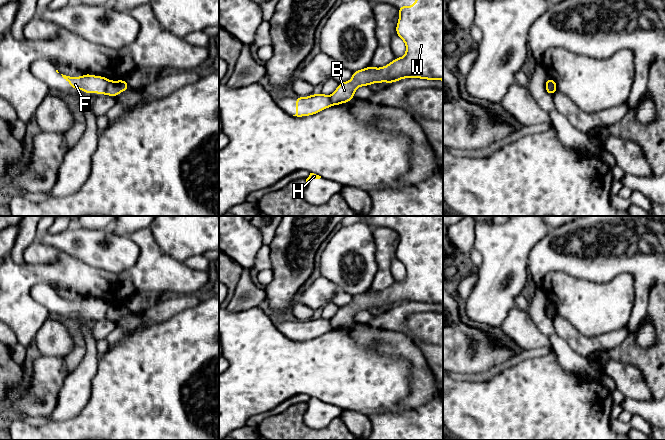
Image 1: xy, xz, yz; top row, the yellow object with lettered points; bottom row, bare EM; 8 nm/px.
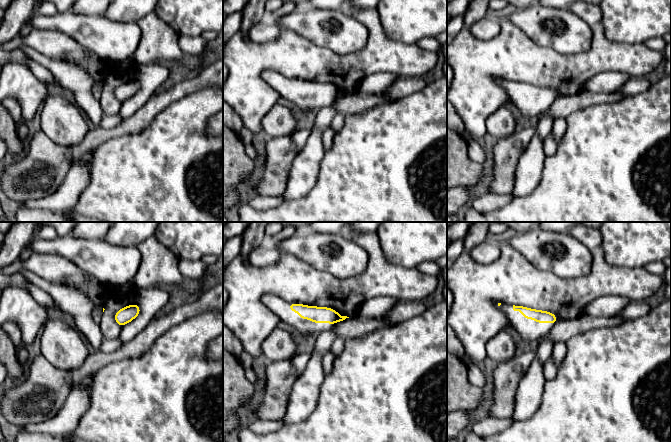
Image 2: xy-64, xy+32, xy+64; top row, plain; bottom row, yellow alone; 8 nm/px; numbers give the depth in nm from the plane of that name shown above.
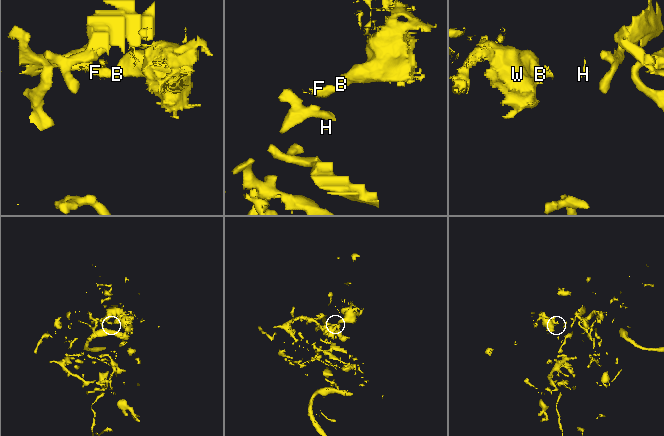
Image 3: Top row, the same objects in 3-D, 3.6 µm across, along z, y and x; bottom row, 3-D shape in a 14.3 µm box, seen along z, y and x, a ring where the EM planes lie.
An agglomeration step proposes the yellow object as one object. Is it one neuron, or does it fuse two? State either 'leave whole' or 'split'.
split

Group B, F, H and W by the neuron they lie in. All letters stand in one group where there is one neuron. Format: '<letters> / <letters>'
B W / F H

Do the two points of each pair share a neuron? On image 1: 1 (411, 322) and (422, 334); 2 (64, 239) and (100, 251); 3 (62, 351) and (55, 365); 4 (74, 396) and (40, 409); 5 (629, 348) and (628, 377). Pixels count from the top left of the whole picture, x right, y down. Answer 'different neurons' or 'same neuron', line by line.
1: same neuron
2: same neuron
3: different neurons
4: different neurons
5: different neurons

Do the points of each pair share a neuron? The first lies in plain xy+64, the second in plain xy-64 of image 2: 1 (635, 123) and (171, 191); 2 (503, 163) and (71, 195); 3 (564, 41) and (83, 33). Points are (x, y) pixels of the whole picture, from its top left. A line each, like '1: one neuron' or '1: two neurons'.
1: one neuron
2: two neurons
3: one neuron

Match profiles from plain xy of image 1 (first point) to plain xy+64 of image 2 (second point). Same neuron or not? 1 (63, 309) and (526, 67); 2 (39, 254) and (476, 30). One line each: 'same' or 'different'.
1: different
2: same

